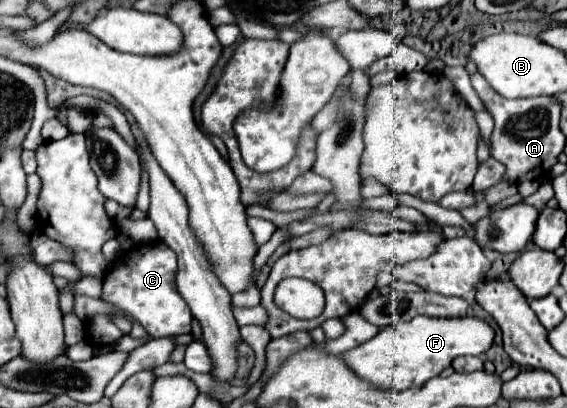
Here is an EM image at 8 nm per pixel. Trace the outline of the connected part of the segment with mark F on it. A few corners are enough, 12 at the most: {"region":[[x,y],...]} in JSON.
{"region":[[415,316],[343,354],[383,390],[423,386],[495,330]]}

